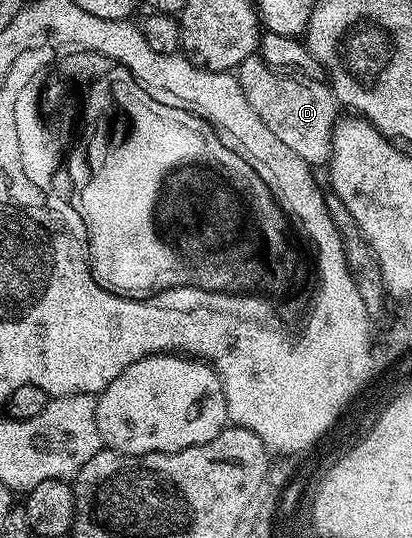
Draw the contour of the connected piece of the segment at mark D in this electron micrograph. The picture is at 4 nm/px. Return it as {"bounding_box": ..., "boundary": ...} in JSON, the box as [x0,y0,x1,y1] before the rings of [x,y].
{"bounding_box":[235,55,339,167],"boundary":[[[259,55],[243,59],[243,63],[235,70],[235,76],[247,103],[251,103],[251,111],[255,111],[255,115],[259,115],[263,123],[267,123],[271,135],[275,135],[279,143],[291,147],[291,151],[295,151],[295,155],[299,155],[299,159],[303,159],[310,167],[324,166],[328,162],[333,124],[338,119],[339,106],[336,97],[333,96],[333,90],[324,80],[304,75],[297,78],[292,72],[274,69]]]}

